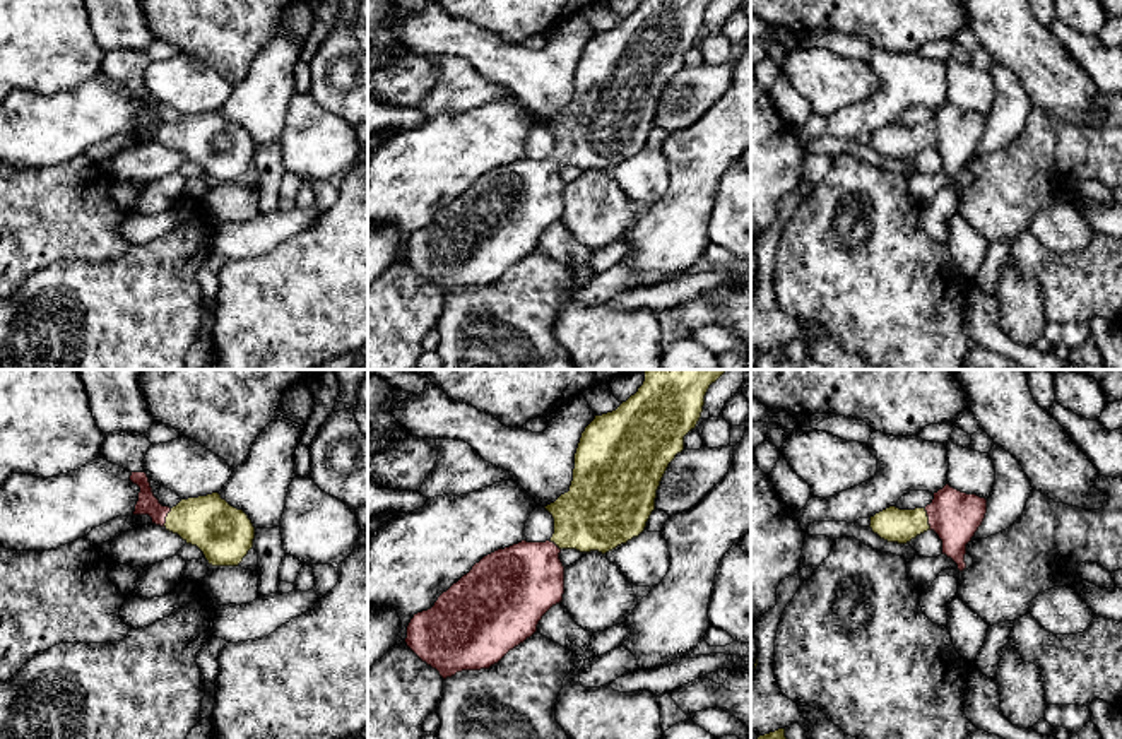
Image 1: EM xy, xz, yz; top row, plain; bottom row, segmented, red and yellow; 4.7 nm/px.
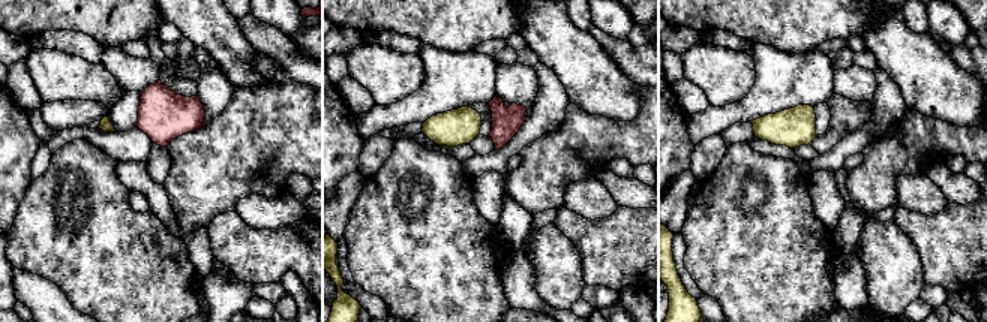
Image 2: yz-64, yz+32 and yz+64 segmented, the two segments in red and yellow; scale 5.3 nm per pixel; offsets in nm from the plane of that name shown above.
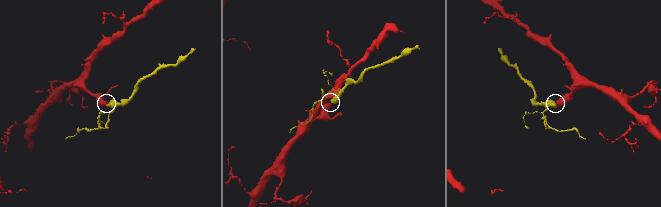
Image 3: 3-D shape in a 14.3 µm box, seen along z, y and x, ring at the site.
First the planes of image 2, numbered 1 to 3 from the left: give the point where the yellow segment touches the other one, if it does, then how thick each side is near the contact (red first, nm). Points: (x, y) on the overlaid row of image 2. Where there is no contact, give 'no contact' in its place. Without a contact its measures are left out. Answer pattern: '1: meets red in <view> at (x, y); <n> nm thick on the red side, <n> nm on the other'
1: no contact
2: no contact
3: no contact

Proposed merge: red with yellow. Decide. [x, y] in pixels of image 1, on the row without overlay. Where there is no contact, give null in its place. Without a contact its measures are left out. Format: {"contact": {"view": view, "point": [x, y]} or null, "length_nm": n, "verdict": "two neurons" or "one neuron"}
{"contact": {"view": "yz", "point": [929, 135]}, "length_nm": 110, "verdict": "one neuron"}

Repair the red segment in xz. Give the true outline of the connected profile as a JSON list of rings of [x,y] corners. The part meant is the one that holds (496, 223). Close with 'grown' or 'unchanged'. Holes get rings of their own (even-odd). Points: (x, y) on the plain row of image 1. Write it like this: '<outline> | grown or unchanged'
[[[643,0],[616,27],[595,33],[582,50],[570,108],[544,123],[554,135],[552,154],[546,159],[522,157],[484,173],[467,192],[443,209],[431,226],[414,231],[407,243],[407,263],[446,296],[462,287],[489,286],[510,267],[530,255],[537,248],[542,233],[563,217],[564,183],[559,176],[563,166],[576,166],[580,169],[599,168],[605,171],[645,147],[655,127],[660,98],[669,80],[684,67],[684,53],[696,44],[710,2]]] | grown

